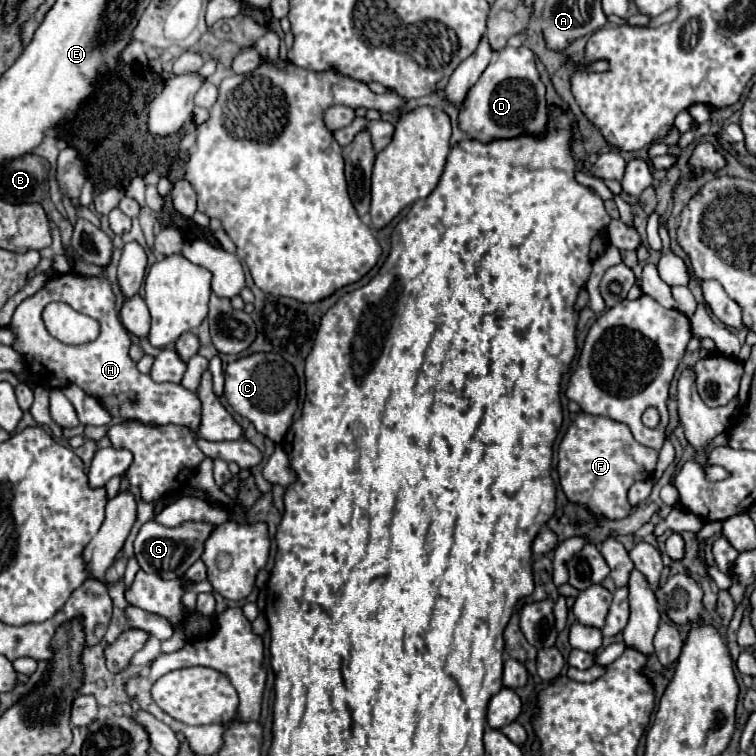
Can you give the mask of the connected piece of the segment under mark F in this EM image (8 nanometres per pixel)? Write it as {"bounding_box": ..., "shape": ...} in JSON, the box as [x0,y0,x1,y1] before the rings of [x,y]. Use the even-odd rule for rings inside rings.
{"bounding_box":[557,412,657,520],"shape":[[[579,412],[571,420],[557,454],[557,470],[565,496],[571,502],[589,508],[595,516],[605,516],[609,520],[619,520],[629,514],[629,486],[637,480],[651,478],[657,464],[657,452],[635,442],[625,424],[585,412]]]}

